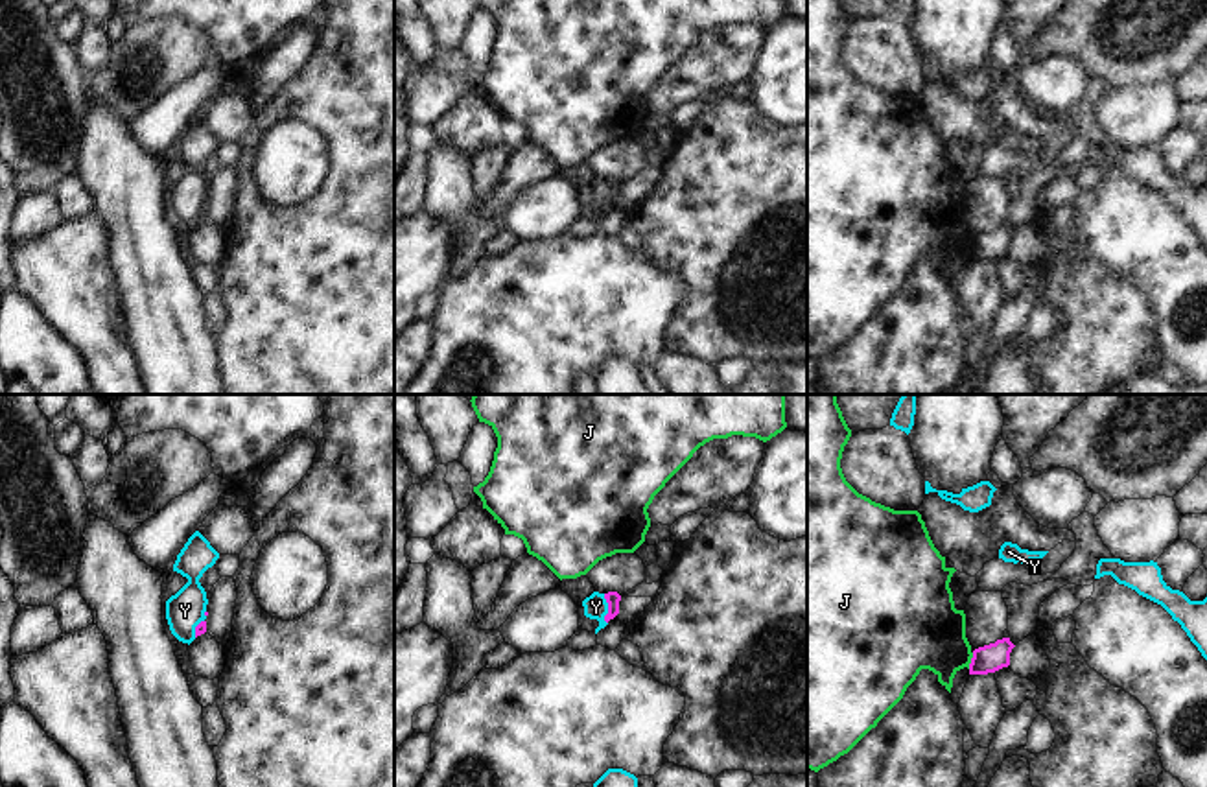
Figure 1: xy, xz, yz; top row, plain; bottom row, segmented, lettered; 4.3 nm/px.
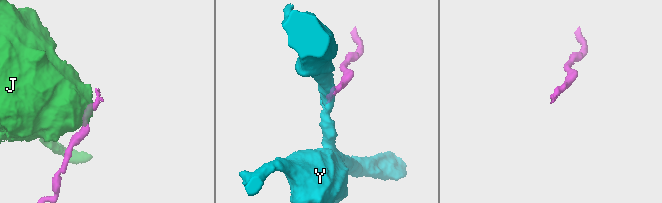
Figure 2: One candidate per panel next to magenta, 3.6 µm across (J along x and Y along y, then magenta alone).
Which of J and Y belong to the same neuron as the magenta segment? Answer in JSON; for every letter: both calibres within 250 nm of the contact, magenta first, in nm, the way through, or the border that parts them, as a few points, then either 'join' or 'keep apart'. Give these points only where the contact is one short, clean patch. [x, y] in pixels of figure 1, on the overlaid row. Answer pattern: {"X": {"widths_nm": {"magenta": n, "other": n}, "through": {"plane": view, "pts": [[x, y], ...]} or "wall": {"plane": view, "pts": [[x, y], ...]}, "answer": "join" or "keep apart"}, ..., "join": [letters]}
{"J": {"widths_nm": {"magenta": 120, "other": 340}, "wall": {"plane": "yz", "pts": [[973, 653], [968, 668]]}, "answer": "keep apart"}, "Y": {"widths_nm": {"magenta": 60, "other": 110}, "through": {"plane": "xz", "pts": [[612, 598], [609, 609], [596, 607]]}, "answer": "join"}, "join": ["Y"]}

